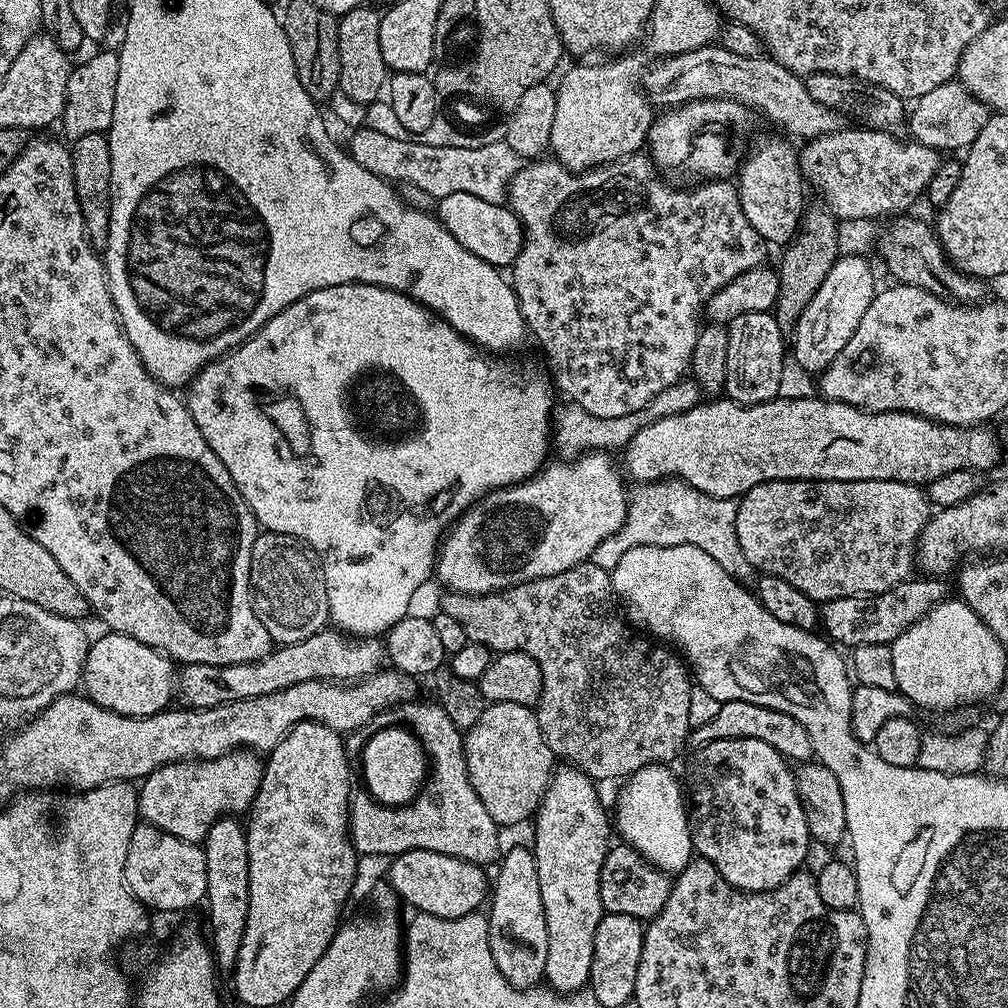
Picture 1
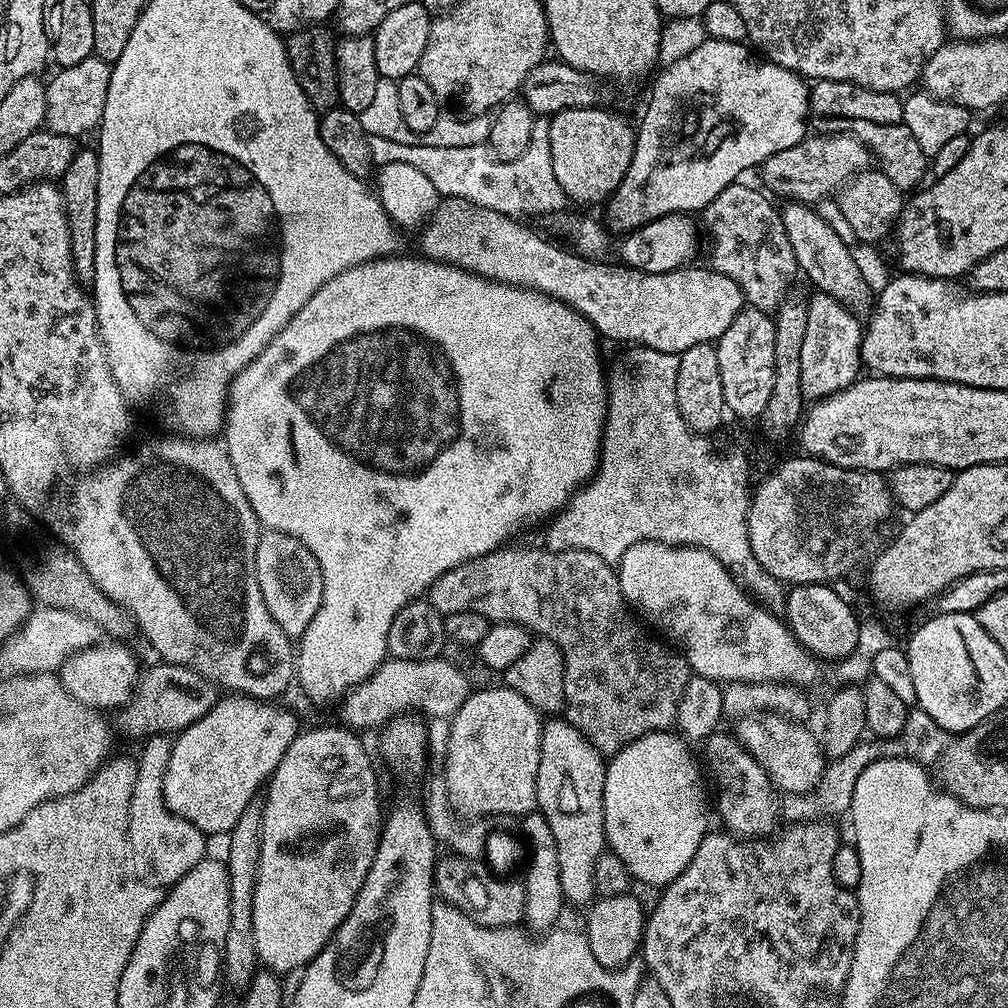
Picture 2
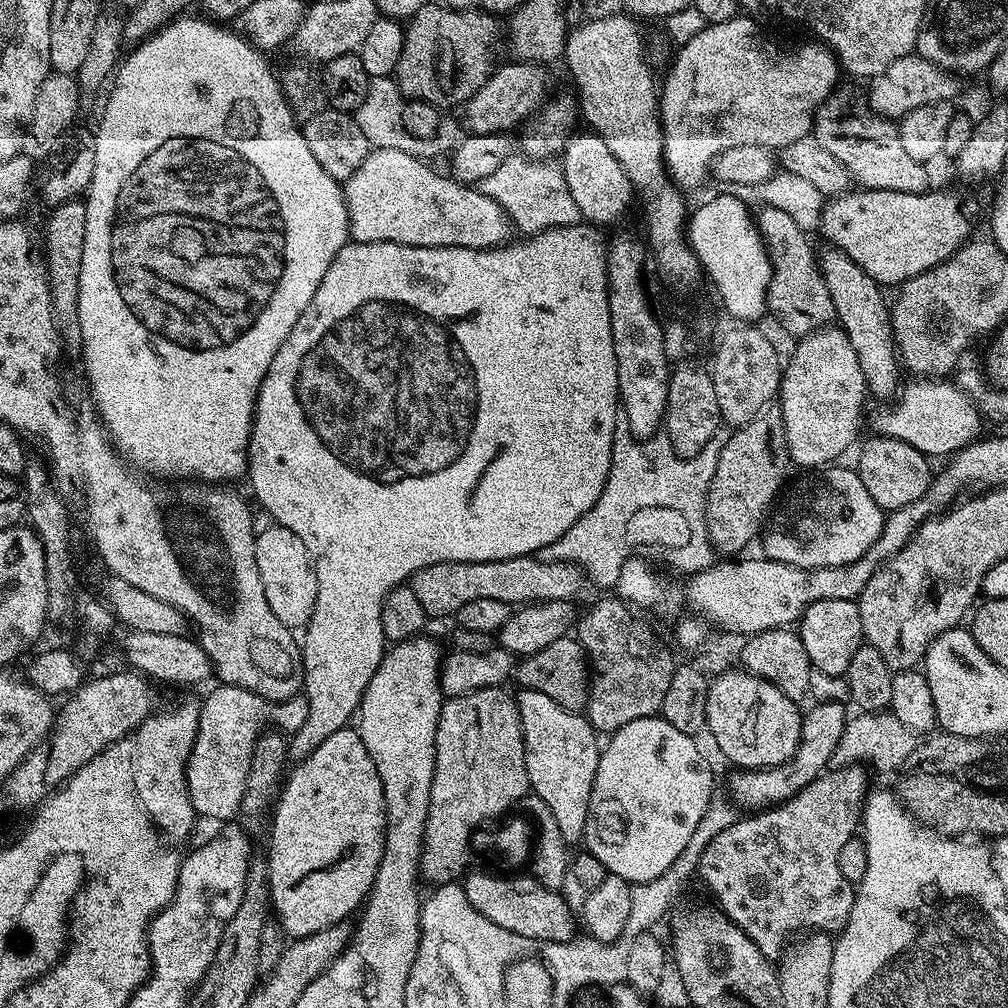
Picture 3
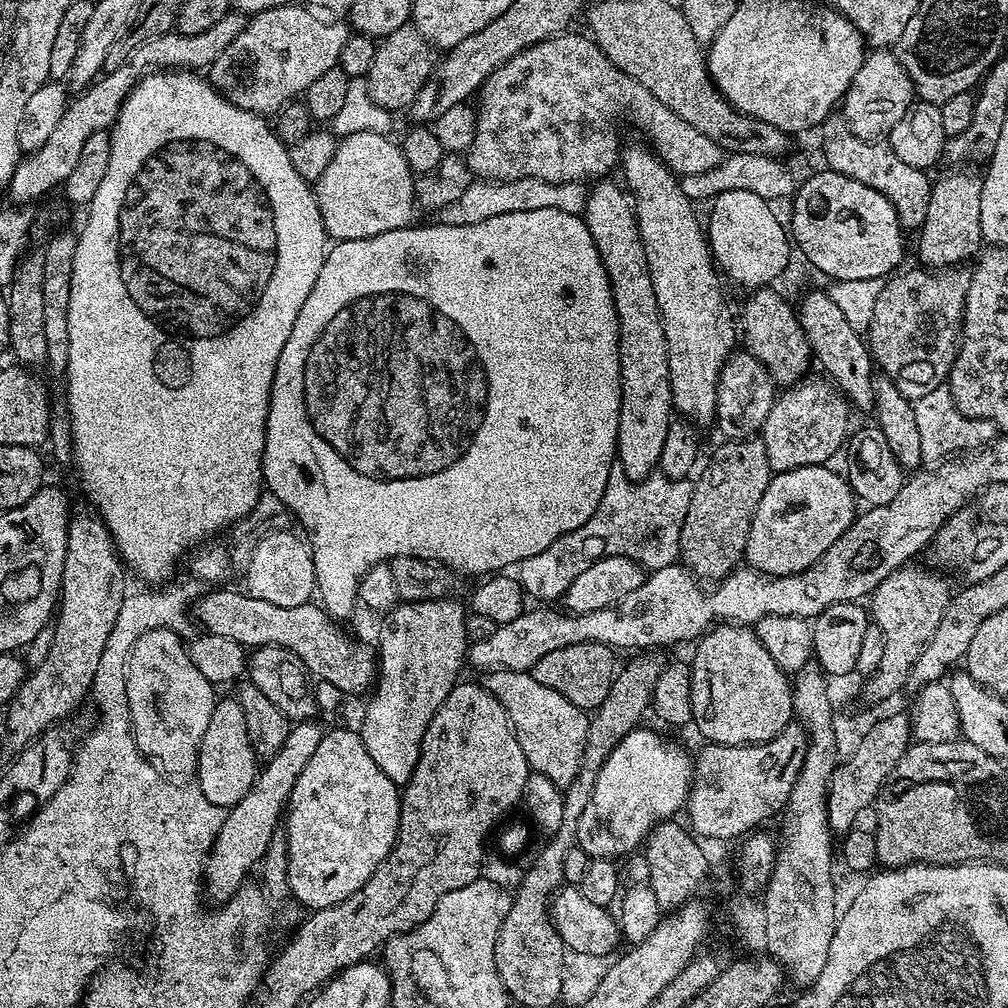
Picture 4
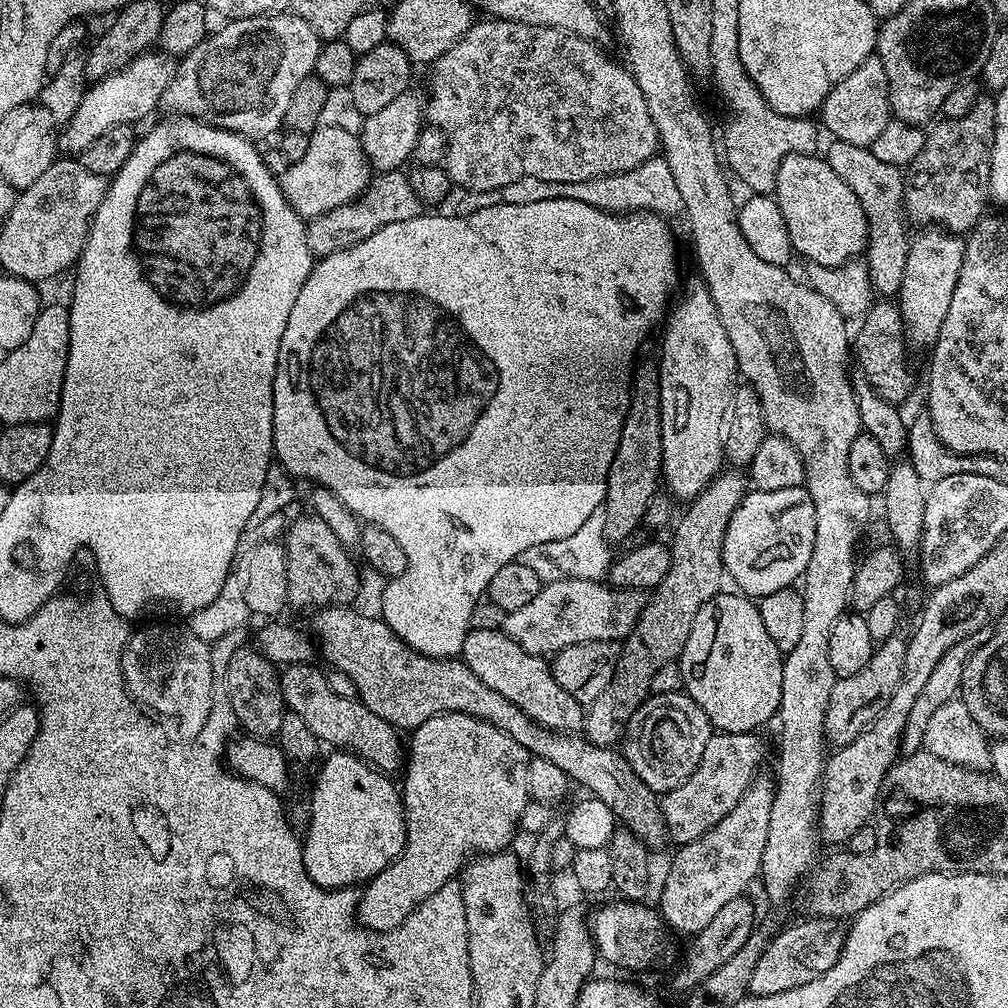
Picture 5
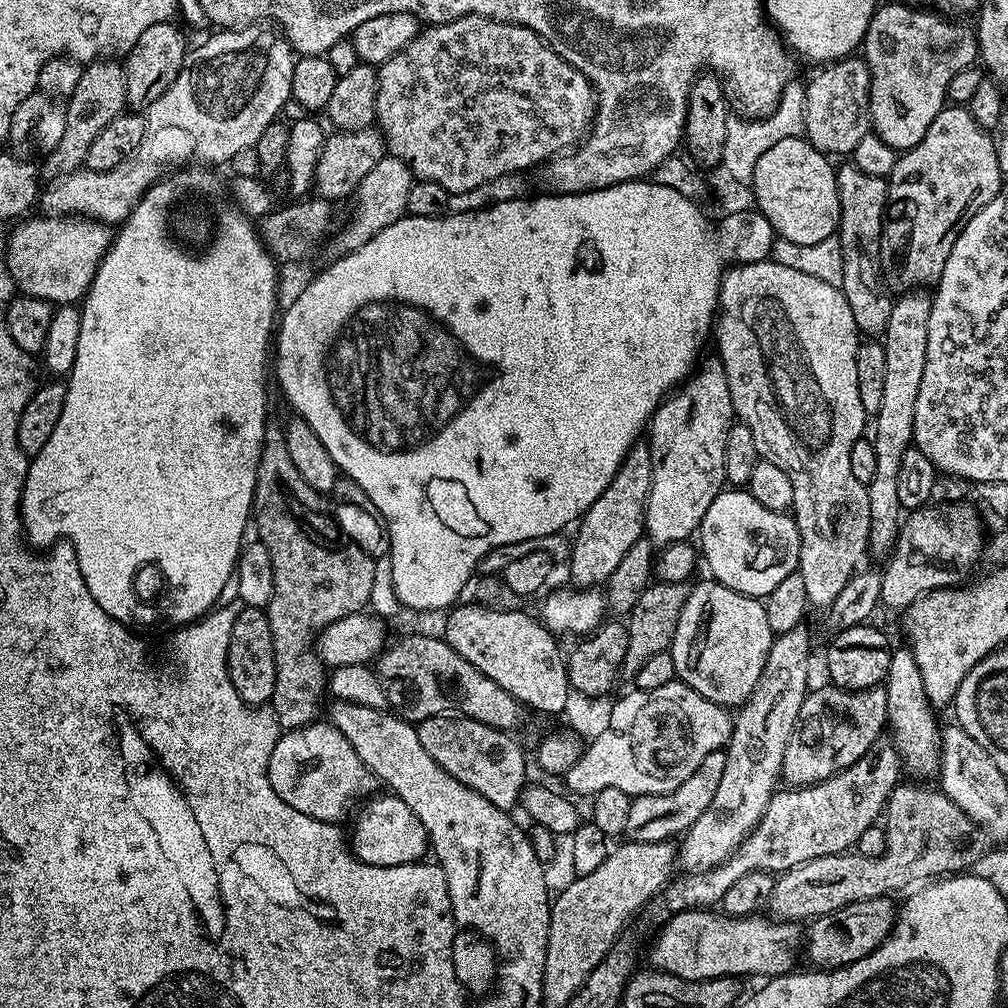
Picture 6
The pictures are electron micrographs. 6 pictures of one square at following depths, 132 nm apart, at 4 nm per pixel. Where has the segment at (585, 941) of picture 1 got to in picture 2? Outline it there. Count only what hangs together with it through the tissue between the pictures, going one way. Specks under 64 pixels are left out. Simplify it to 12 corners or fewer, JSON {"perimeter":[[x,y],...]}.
{"perimeter":[[567,718],[540,734],[538,811],[569,905],[597,895],[605,757]]}

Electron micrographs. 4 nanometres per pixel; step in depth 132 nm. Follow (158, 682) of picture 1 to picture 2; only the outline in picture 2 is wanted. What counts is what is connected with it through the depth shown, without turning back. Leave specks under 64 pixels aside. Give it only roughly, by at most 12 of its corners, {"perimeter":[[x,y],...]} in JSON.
{"perimeter":[[124,642],[78,650],[62,686],[97,710],[119,710],[142,671]]}

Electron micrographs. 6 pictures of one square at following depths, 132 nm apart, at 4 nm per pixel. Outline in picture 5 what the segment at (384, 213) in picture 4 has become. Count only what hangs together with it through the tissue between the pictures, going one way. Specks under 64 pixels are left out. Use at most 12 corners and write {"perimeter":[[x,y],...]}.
{"perimeter":[[335,126],[308,137],[279,177],[305,221],[361,196],[360,137]]}

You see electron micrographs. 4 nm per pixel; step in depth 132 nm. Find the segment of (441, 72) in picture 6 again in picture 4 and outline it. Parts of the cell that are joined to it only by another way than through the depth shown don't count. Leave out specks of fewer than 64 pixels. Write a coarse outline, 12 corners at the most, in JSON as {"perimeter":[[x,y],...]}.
{"perimeter":[[587,35],[510,58],[478,93],[473,177],[609,175],[620,116],[677,177],[722,149]]}

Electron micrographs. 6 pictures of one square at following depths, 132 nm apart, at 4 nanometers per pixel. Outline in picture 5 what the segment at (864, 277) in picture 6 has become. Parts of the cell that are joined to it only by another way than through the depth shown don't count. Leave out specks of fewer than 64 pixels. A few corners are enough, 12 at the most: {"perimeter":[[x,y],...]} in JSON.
{"perimeter":[[833,139],[830,170],[866,214],[872,291],[895,297],[910,243],[905,173]]}

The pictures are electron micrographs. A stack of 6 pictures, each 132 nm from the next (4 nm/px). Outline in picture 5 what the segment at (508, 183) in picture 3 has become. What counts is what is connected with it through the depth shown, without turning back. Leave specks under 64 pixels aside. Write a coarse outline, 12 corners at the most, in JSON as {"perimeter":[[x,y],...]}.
{"perimeter":[[663,155],[586,182],[518,178],[461,191],[468,216],[495,204],[570,198],[603,212],[680,216],[682,194]]}

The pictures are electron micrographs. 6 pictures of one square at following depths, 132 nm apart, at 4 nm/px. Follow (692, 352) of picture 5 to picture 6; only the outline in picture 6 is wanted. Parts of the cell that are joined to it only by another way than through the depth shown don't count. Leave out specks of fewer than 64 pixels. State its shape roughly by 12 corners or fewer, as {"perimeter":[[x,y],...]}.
{"perimeter":[[718,362],[656,409],[644,531],[697,535],[726,484]]}

